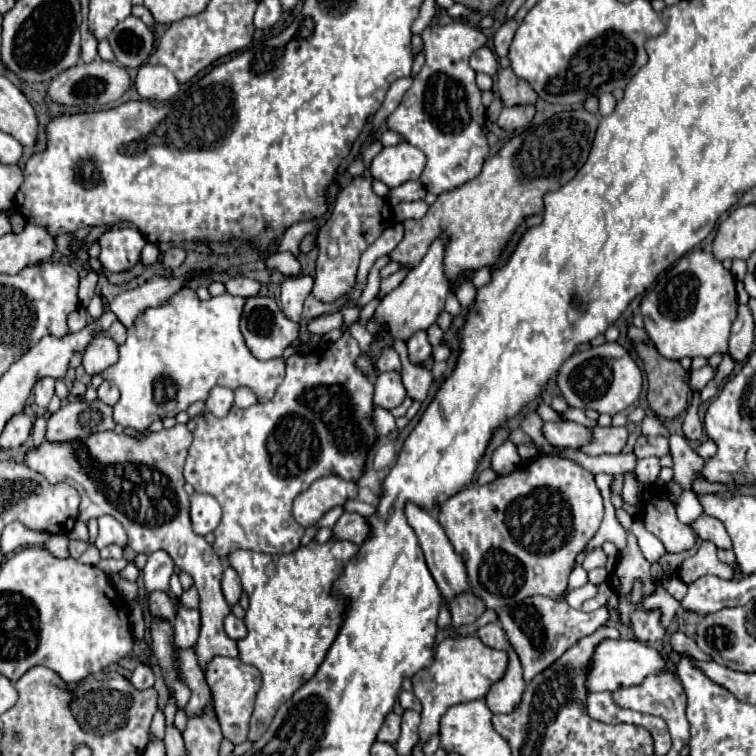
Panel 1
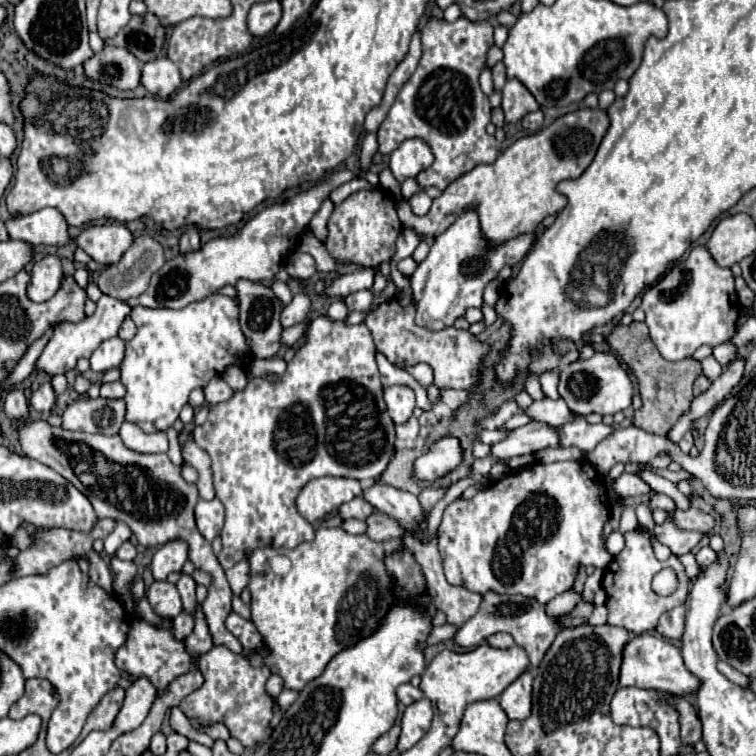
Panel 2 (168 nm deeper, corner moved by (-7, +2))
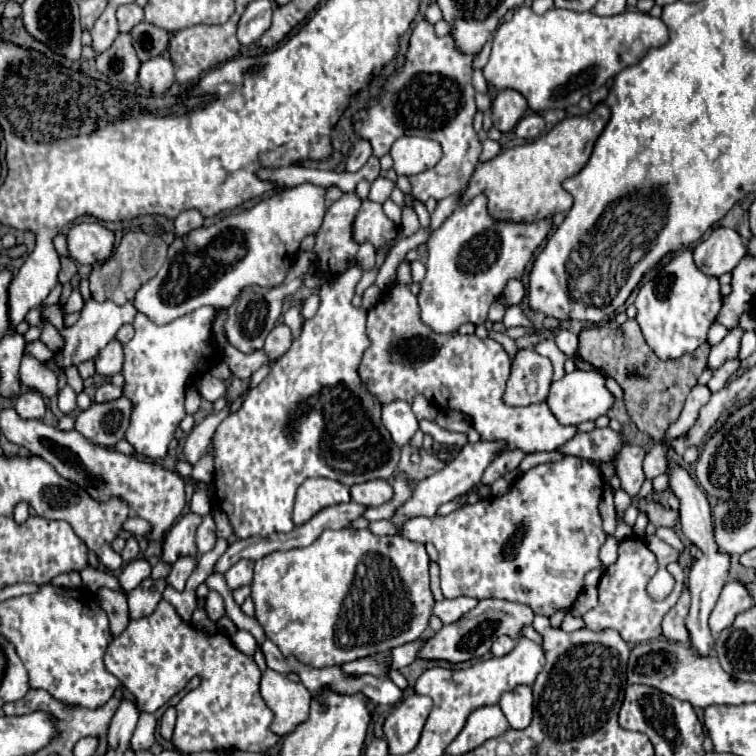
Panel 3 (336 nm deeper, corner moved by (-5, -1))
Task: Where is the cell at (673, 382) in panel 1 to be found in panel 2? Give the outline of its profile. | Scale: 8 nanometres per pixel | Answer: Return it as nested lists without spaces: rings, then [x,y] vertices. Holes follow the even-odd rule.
[[[632,322],[630,326],[624,326],[624,324],[614,326],[612,332],[606,336],[606,342],[622,358],[622,362],[632,370],[632,374],[638,380],[642,408],[636,410],[632,424],[650,434],[664,436],[674,426],[674,420],[678,420],[678,416],[686,412],[686,408],[690,408],[690,402],[694,398],[692,384],[696,376],[702,372],[700,362],[694,358],[686,358],[680,362],[666,362],[658,354],[654,342],[650,340],[648,328],[644,322]]]

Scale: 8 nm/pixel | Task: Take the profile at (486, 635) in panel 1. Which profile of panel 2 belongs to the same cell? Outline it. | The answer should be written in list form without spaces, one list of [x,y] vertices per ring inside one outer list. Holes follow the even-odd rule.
[[[498,632],[498,634],[492,634],[488,640],[486,640],[490,646],[494,648],[512,648],[514,646],[514,638],[506,632]]]

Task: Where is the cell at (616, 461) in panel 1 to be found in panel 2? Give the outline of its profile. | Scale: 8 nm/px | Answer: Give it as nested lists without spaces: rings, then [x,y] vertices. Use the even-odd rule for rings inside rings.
[[[482,430],[476,434],[476,440],[482,444],[494,444],[494,440],[498,440],[498,436],[506,436],[506,432],[502,430]]]

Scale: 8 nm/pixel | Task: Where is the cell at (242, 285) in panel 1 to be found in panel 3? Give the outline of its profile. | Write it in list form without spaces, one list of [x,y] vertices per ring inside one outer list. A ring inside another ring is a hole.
[[[288,307],[284,313],[284,323],[292,329],[292,335],[298,337],[300,335],[300,327],[302,327],[302,317],[300,311],[296,307]]]

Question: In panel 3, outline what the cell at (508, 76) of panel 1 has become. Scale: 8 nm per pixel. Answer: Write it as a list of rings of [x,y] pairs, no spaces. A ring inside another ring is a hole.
[[[514,89],[498,91],[498,95],[492,103],[494,127],[500,129],[502,133],[512,131],[526,111],[528,111],[528,103],[526,103],[522,93],[518,93]]]

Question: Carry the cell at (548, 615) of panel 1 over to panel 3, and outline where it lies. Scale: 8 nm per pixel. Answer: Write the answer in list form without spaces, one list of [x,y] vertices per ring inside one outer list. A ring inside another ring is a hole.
[[[482,599],[462,619],[458,619],[456,623],[444,625],[438,633],[428,637],[426,643],[422,645],[418,657],[422,657],[422,659],[444,659],[444,661],[452,661],[452,663],[478,659],[490,651],[494,637],[510,635],[512,639],[518,639],[520,631],[524,627],[532,625],[532,621],[534,621],[534,613],[524,603],[512,603],[506,599]]]

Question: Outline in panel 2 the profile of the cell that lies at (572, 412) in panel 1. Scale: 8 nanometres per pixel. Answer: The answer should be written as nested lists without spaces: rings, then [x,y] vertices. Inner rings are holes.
[[[542,398],[536,400],[528,410],[520,410],[522,414],[528,414],[532,420],[542,420],[550,426],[562,424],[562,420],[574,420],[574,414],[566,408],[564,400],[552,400],[552,398]]]

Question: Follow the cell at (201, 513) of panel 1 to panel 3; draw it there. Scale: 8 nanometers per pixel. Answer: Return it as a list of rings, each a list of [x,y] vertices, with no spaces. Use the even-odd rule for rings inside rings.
[[[202,515],[202,523],[200,527],[196,529],[196,547],[198,547],[198,553],[204,555],[208,553],[216,543],[216,525],[214,525],[214,519],[212,515]]]

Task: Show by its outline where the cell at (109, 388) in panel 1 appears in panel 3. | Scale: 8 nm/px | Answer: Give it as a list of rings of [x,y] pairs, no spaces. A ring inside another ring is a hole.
[[[106,383],[106,385],[98,387],[94,399],[96,399],[96,403],[104,403],[104,401],[114,401],[118,397],[122,397],[122,389],[116,387],[116,385],[112,385],[112,383]]]

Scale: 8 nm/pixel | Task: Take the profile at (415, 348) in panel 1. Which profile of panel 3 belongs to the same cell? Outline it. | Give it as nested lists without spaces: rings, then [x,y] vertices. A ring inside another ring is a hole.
[[[400,263],[396,283],[384,291],[382,299],[378,301],[376,307],[368,311],[368,337],[370,337],[370,347],[364,351],[362,363],[360,363],[360,377],[368,391],[380,401],[380,403],[390,403],[396,399],[412,401],[414,395],[422,393],[430,403],[436,407],[442,407],[440,411],[460,411],[466,417],[472,419],[474,429],[480,433],[482,441],[494,441],[494,439],[504,439],[508,441],[508,447],[522,449],[524,453],[534,453],[534,451],[554,451],[560,449],[568,439],[572,439],[578,433],[578,427],[564,427],[558,423],[558,419],[552,415],[546,403],[536,403],[530,407],[508,407],[502,403],[502,393],[508,381],[508,371],[510,371],[510,359],[502,345],[490,337],[480,339],[476,335],[460,335],[460,333],[450,333],[450,335],[438,335],[434,333],[428,325],[420,321],[418,313],[418,301],[416,297],[408,291],[408,283],[412,281],[410,277],[410,265]]]

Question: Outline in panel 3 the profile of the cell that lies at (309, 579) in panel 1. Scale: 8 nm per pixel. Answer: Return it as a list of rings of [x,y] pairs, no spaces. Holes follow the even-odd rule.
[[[328,529],[308,547],[274,551],[272,555],[266,555],[254,563],[254,617],[264,627],[266,637],[278,645],[284,657],[294,657],[304,665],[324,669],[378,651],[390,651],[392,647],[422,637],[434,605],[428,577],[428,553],[422,543],[414,543],[400,535],[388,537],[388,557],[384,555],[384,545],[386,537],[378,537],[368,529]]]

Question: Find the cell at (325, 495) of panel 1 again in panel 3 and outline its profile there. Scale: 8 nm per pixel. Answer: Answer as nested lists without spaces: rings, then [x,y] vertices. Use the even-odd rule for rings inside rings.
[[[322,477],[306,479],[298,487],[296,505],[294,505],[294,523],[304,525],[324,507],[348,503],[348,501],[350,501],[350,489],[340,481],[322,479]]]

